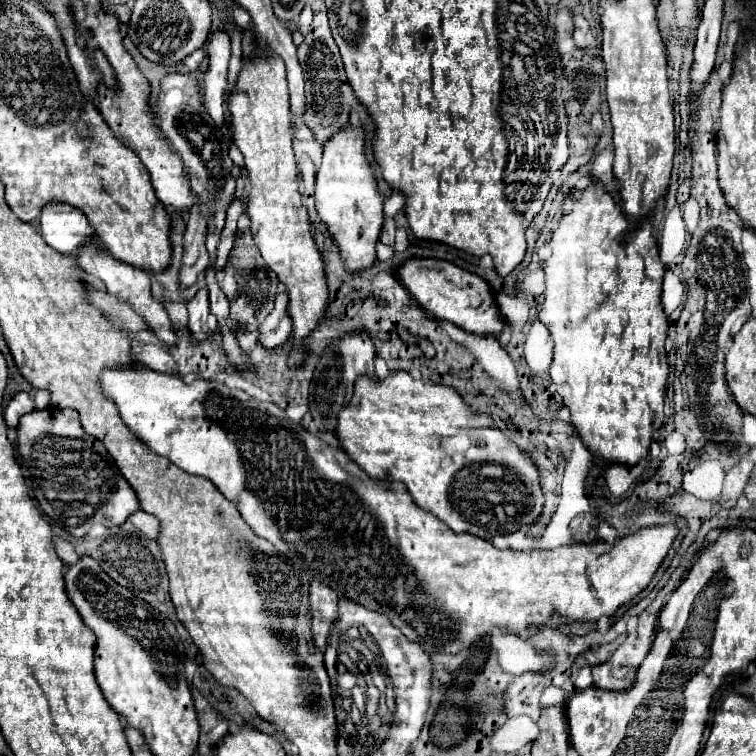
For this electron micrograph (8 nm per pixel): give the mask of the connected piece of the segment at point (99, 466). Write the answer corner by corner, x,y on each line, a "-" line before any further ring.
54,407
52,411
34,409
20,419
16,433
18,453
28,467
32,489
40,507
72,537
86,537
94,523
102,523
104,527
122,525
140,509
134,489
122,477
106,447
82,429
76,411

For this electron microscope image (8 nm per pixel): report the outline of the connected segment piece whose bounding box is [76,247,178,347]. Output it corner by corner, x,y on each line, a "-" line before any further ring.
84,247
84,251
80,251
80,255
76,255
78,257
78,263
80,263
80,267
88,273
88,275
92,275
92,277
98,277
102,283
104,283
104,287
106,287
106,291
108,293
112,293
112,295
116,295
118,299
122,299
122,301
126,301
140,317
142,317
142,321
148,325
148,329
152,331
152,333
156,333
156,337
164,343
164,345
168,345
168,347
176,347
176,331
172,329
172,323
170,323
170,319
168,319
168,315
166,315
166,309
164,309
164,303
162,301
158,301
154,295
152,295
152,281
150,281
150,273
148,271
144,271
144,269
136,269
136,267
132,267
132,265
126,265
126,263
120,263
120,261
116,261
104,247
100,247
100,251
92,251
92,247

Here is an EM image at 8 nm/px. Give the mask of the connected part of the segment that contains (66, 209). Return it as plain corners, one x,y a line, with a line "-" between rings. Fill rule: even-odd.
50,203
44,207
40,213
40,231
44,241
60,253
74,253
86,243
98,239
86,215
64,203

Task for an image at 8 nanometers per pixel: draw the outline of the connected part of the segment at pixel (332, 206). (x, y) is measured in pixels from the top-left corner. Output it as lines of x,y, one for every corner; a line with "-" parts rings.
348,125
340,135
334,135
324,145
322,165
316,173
316,211
320,221
328,227
330,237
336,241
344,269
348,273
360,273
370,269
376,261
376,243
382,231
382,197
376,187
374,169
364,155
364,129
360,125

